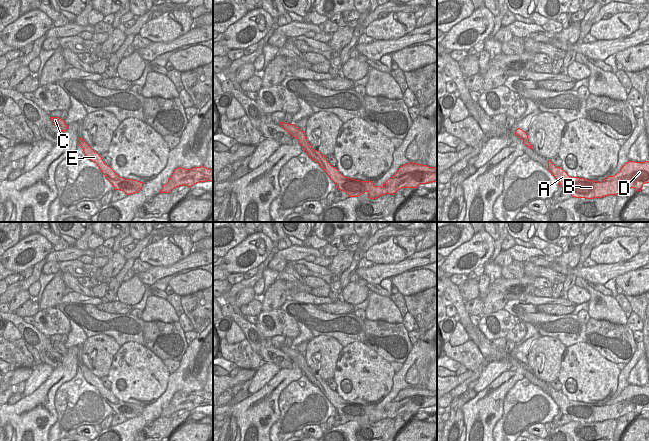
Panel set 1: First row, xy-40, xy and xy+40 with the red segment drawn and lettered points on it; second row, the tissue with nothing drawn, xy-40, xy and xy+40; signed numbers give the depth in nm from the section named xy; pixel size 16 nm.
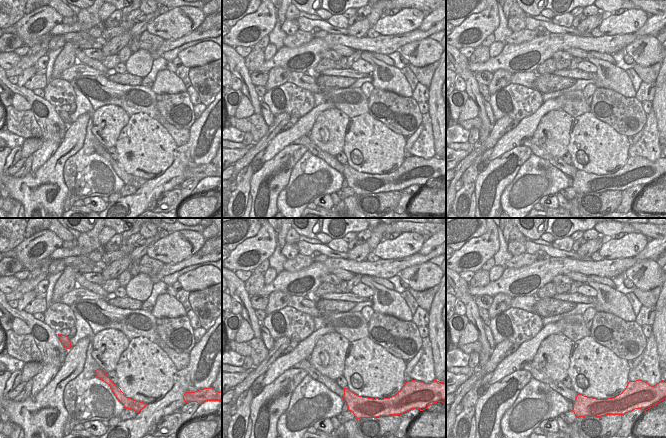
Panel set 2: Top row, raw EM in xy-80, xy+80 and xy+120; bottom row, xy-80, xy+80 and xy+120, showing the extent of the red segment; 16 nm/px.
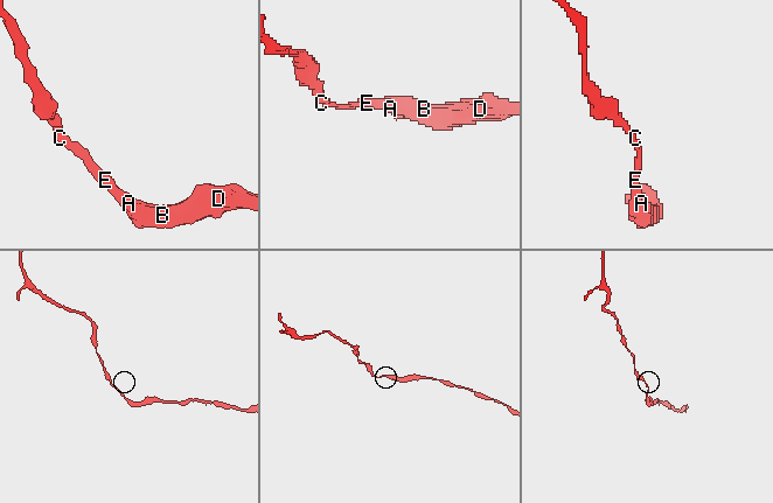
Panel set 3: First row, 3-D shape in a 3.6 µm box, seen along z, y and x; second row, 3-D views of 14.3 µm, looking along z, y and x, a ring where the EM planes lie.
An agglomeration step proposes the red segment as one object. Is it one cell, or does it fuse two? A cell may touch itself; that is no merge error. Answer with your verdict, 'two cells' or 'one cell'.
one cell

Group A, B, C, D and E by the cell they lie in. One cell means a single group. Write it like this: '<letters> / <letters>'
A B C D E

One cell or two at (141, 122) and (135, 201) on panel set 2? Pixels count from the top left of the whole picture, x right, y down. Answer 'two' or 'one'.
two

